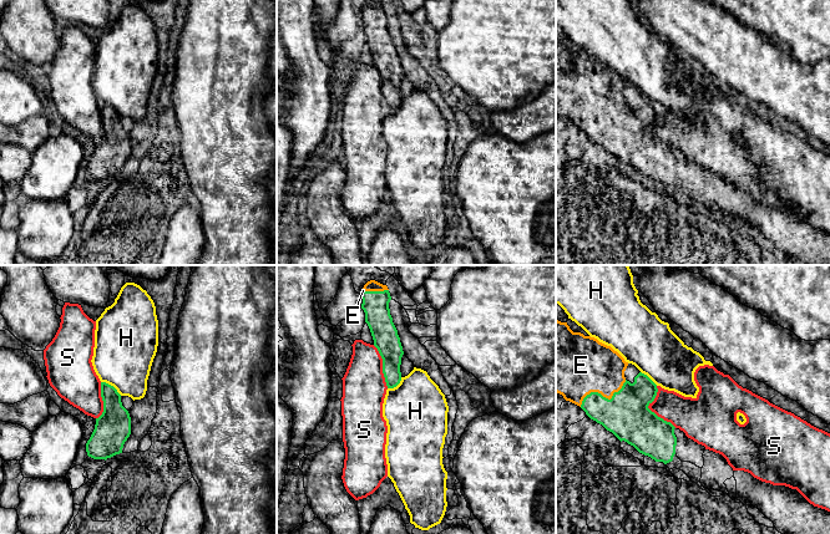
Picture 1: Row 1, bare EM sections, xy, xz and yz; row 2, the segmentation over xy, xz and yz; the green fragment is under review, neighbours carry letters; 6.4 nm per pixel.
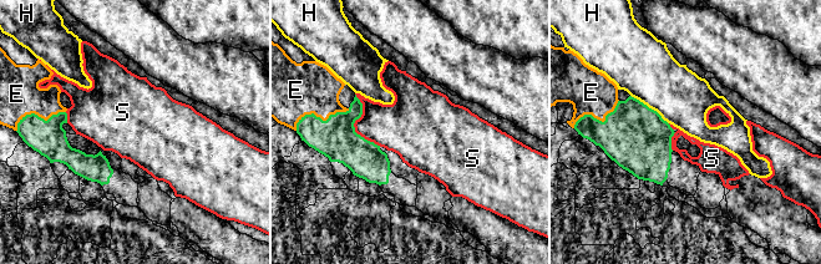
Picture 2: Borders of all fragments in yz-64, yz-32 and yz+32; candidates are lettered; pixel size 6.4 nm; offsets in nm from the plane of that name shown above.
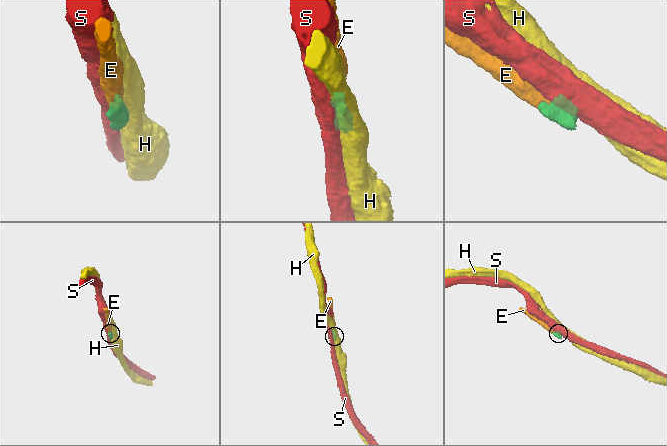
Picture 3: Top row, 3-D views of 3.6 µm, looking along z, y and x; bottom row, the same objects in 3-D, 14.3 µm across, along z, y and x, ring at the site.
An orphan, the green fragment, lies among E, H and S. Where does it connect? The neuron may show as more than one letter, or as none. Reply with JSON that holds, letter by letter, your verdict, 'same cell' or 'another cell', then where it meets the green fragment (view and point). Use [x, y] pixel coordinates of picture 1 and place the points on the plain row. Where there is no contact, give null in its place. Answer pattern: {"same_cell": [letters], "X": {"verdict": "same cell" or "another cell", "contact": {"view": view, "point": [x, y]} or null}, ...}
{"same_cell": ["E"], "E": {"verdict": "same cell", "contact": {"view": "yz", "point": [602, 117]}}, "H": {"verdict": "another cell", "contact": {"view": "xy", "point": [110, 106]}}, "S": {"verdict": "another cell", "contact": {"view": "yz", "point": [651, 132]}}}

